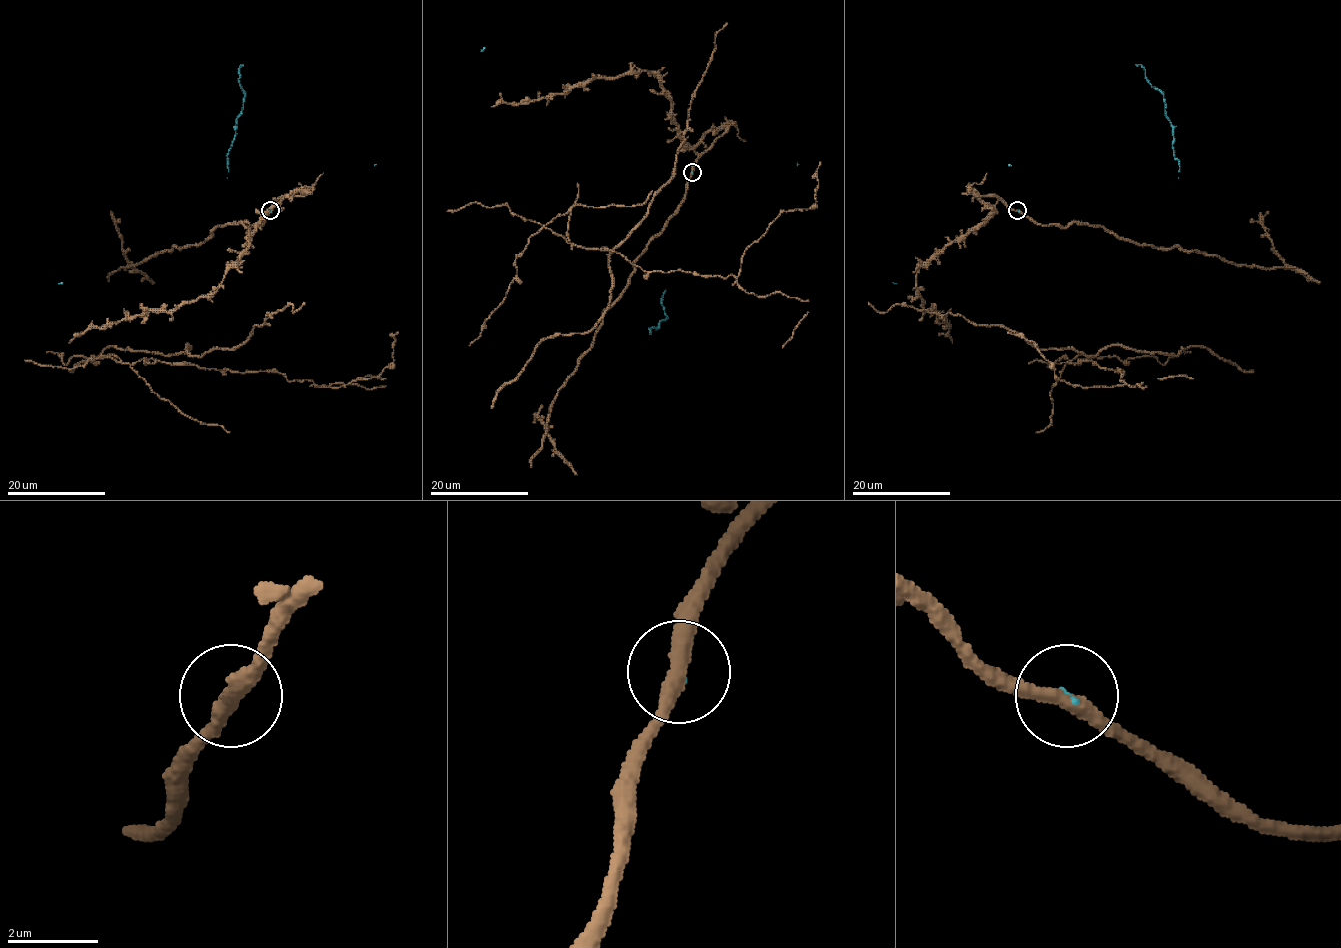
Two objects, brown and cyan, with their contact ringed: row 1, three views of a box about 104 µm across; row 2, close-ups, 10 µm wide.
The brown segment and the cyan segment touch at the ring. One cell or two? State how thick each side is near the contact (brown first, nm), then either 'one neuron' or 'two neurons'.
360/50 nm | two neurons

